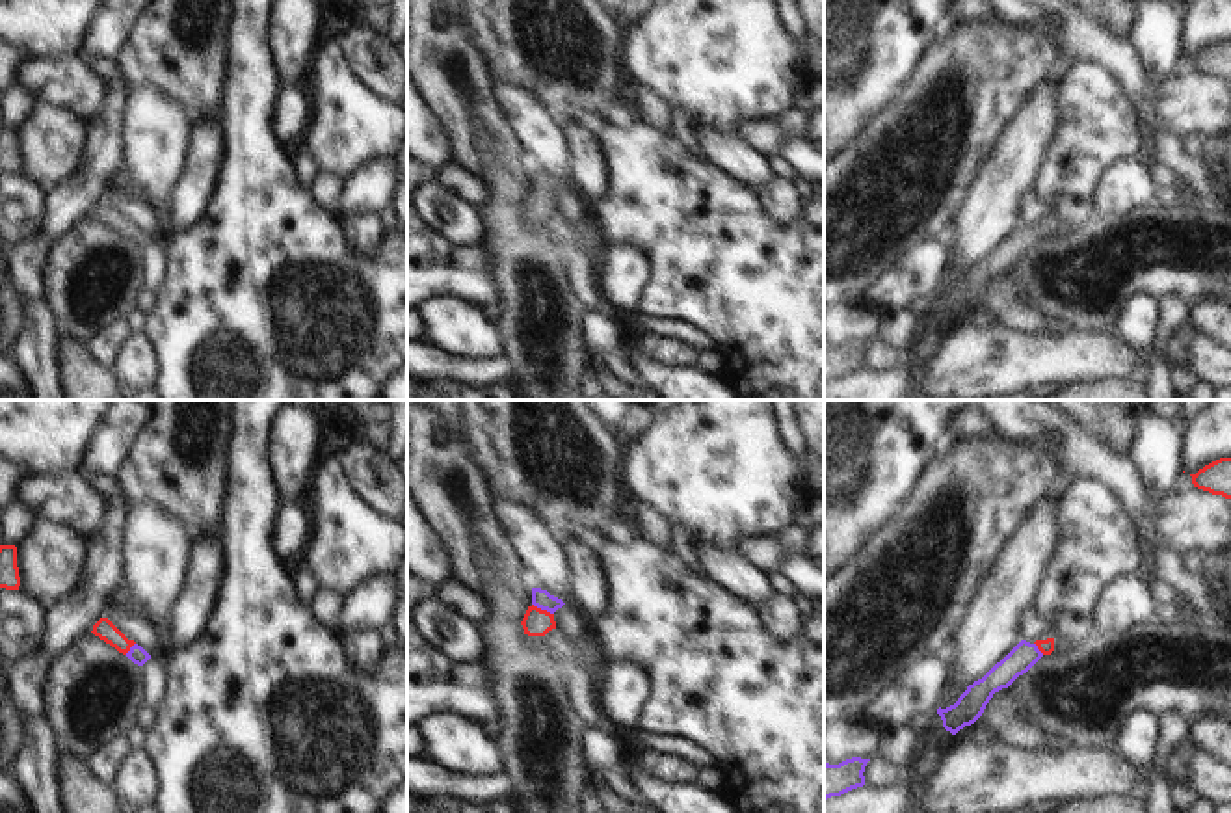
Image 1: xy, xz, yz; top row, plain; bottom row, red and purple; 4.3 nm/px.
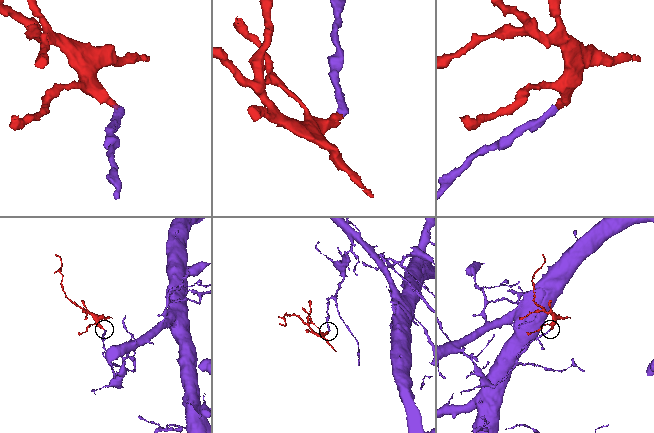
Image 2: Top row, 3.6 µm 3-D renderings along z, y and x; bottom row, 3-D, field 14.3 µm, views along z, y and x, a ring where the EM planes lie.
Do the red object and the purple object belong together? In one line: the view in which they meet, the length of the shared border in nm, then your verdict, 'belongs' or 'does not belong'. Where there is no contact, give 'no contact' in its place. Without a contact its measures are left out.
contact in xz; length 110 nm; belongs

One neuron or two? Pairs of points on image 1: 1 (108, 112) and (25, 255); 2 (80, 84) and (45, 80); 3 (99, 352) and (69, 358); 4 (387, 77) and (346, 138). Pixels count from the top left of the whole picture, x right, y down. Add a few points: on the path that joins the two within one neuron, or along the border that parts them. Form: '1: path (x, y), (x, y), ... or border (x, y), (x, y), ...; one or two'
1: path (103, 147), (88, 185), (54, 220); one
2: path (71, 84), (54, 80); one
3: border (86, 346), (99, 365), (110, 369); two
4: border (346, 62), (352, 75), (387, 103); two

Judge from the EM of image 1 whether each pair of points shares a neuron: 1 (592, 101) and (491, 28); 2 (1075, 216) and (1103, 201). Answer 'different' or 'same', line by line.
1: same
2: different

